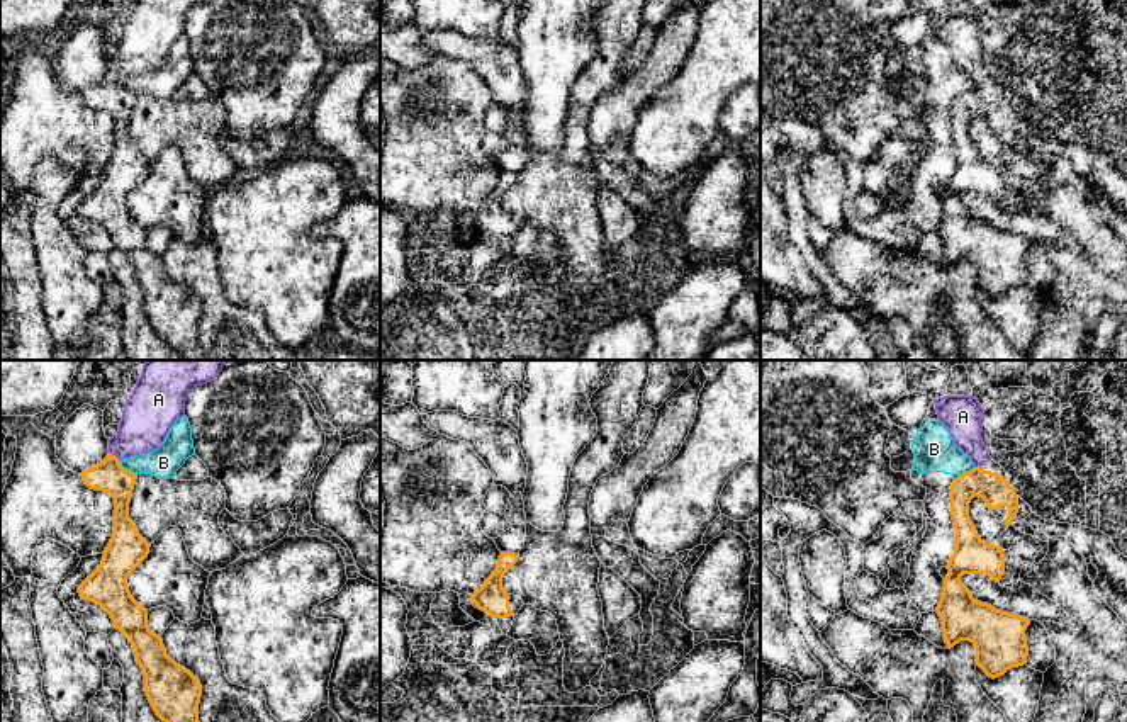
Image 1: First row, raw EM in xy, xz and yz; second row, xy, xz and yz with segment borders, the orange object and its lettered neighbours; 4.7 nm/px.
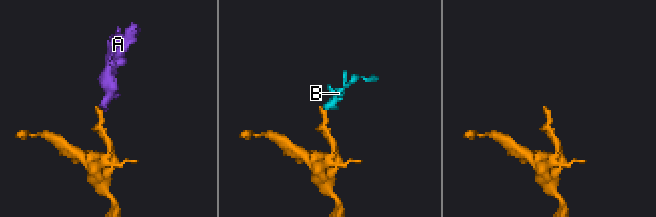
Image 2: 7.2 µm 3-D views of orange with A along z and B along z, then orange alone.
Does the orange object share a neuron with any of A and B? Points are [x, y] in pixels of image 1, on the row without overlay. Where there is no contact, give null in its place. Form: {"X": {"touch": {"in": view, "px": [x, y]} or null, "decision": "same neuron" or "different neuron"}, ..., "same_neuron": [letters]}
{"A": {"touch": {"in": "xy", "px": [114, 75]}, "decision": "same neuron"}, "B": {"touch": {"in": "xy", "px": [126, 89]}, "decision": "different neuron"}, "same_neuron": ["A"]}

